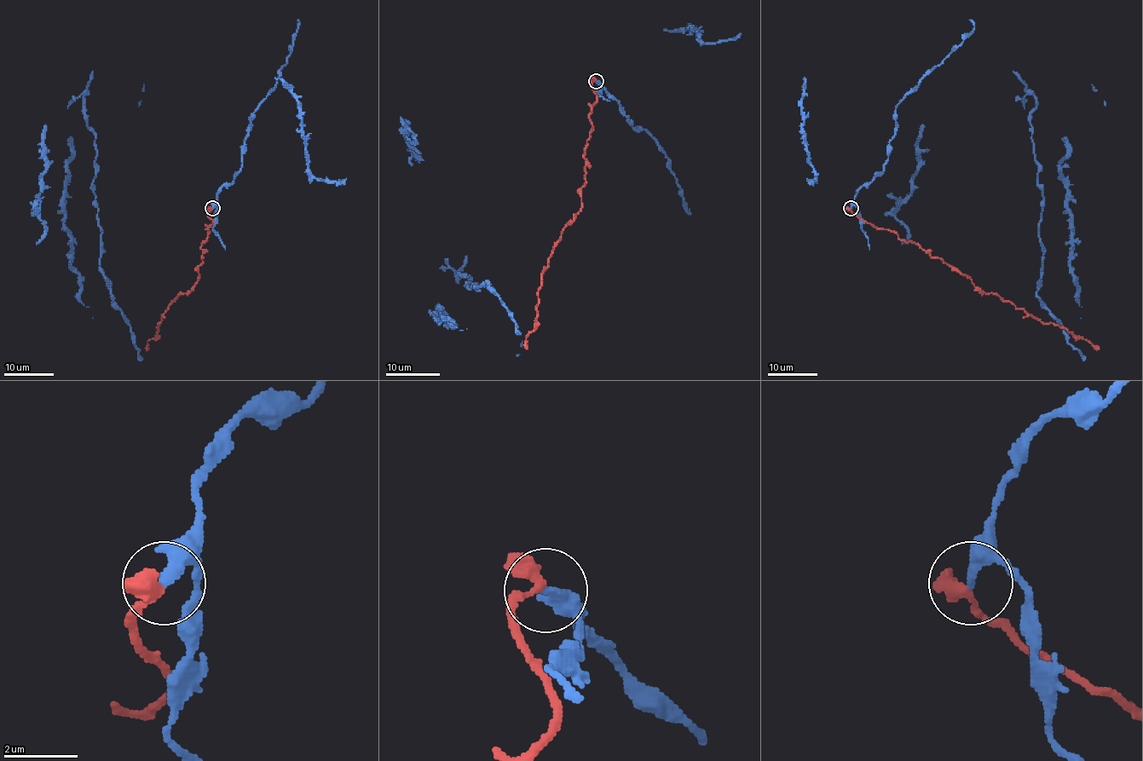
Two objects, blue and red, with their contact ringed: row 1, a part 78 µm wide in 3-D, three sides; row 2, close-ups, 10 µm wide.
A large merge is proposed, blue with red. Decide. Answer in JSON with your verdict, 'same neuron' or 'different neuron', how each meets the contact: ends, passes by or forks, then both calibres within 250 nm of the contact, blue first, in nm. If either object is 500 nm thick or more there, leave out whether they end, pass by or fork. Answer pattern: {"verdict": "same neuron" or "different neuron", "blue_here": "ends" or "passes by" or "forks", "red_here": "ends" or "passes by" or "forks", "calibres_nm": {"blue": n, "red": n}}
{"verdict": "different neuron", "blue_here": "ends", "red_here": "ends", "calibres_nm": {"blue": 340, "red": 440}}

